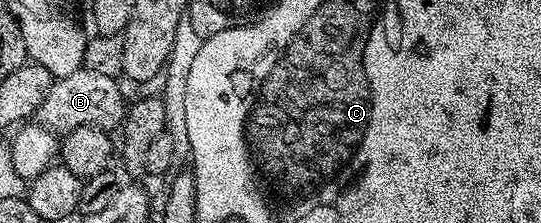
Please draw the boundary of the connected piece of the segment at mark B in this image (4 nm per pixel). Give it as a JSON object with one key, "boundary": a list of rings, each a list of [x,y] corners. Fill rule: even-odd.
{"boundary":[[[86,70],[70,73],[70,77],[62,77],[50,85],[50,93],[46,93],[46,101],[36,110],[35,118],[48,131],[63,137],[79,127],[97,127],[112,133],[124,122],[126,102],[120,92],[121,84],[110,77],[102,77],[102,73],[90,73]]]}

